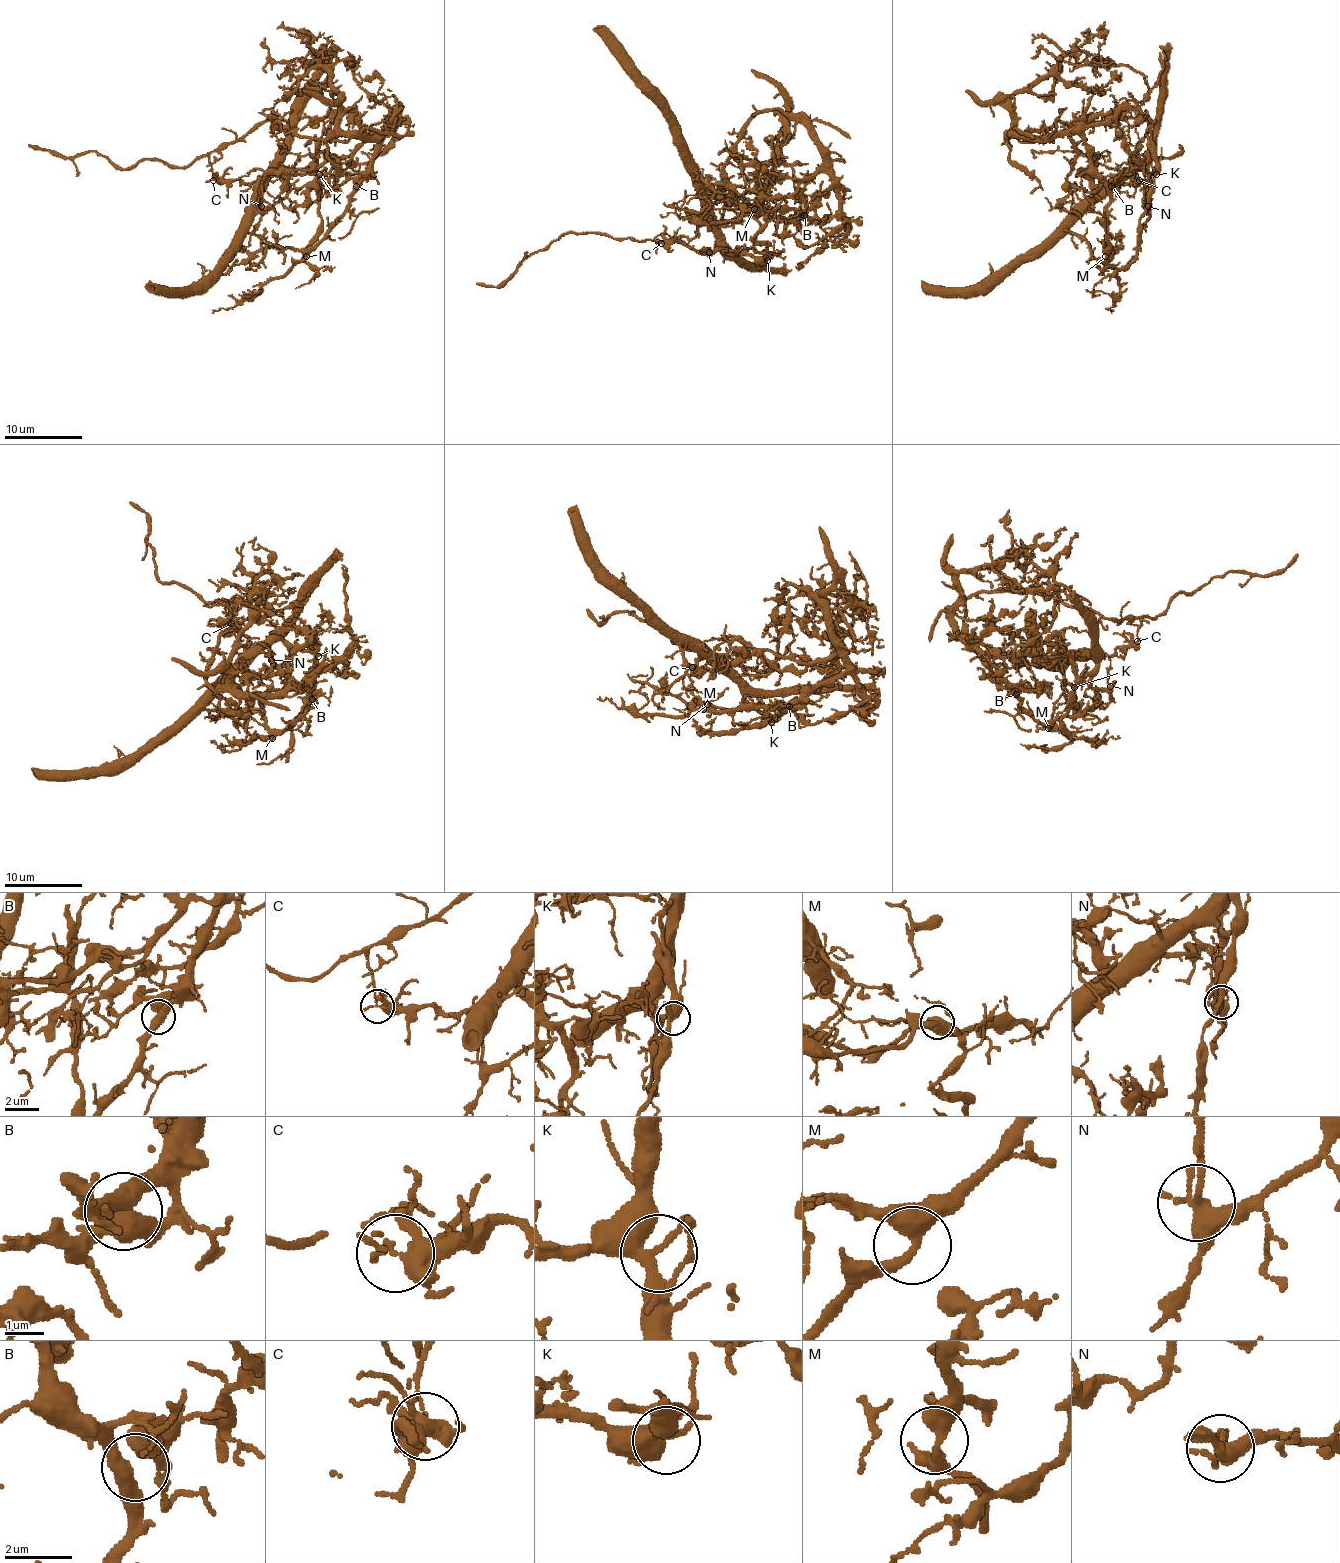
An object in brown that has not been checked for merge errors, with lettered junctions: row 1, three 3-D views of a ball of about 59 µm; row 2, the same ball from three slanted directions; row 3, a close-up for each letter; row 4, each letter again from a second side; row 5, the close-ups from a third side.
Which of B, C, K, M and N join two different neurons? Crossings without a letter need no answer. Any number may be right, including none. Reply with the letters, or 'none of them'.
C

